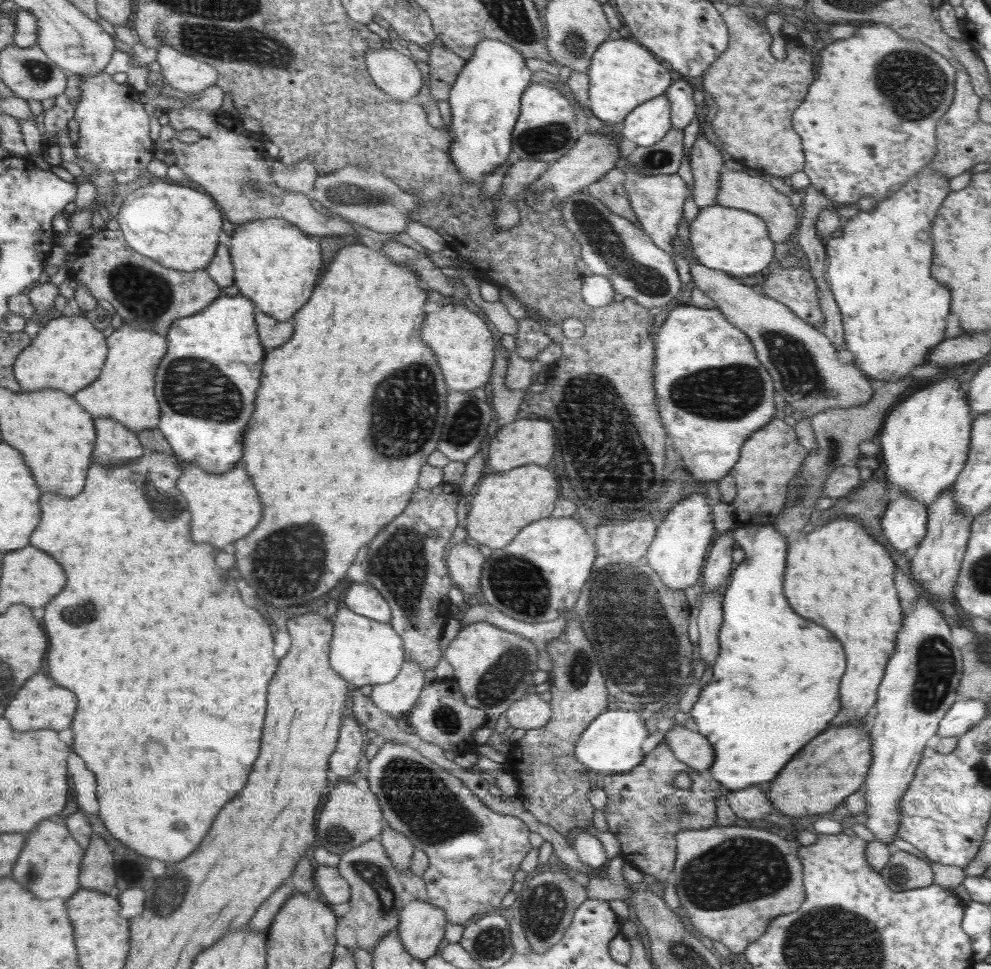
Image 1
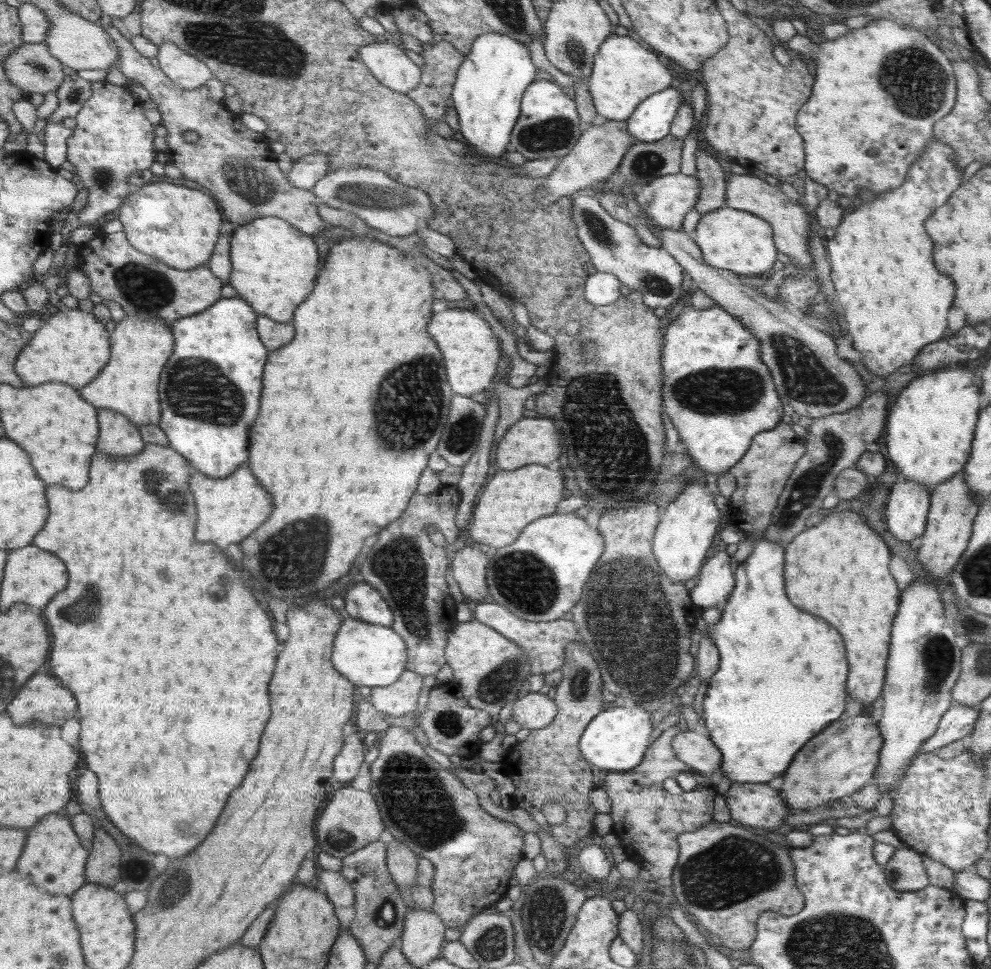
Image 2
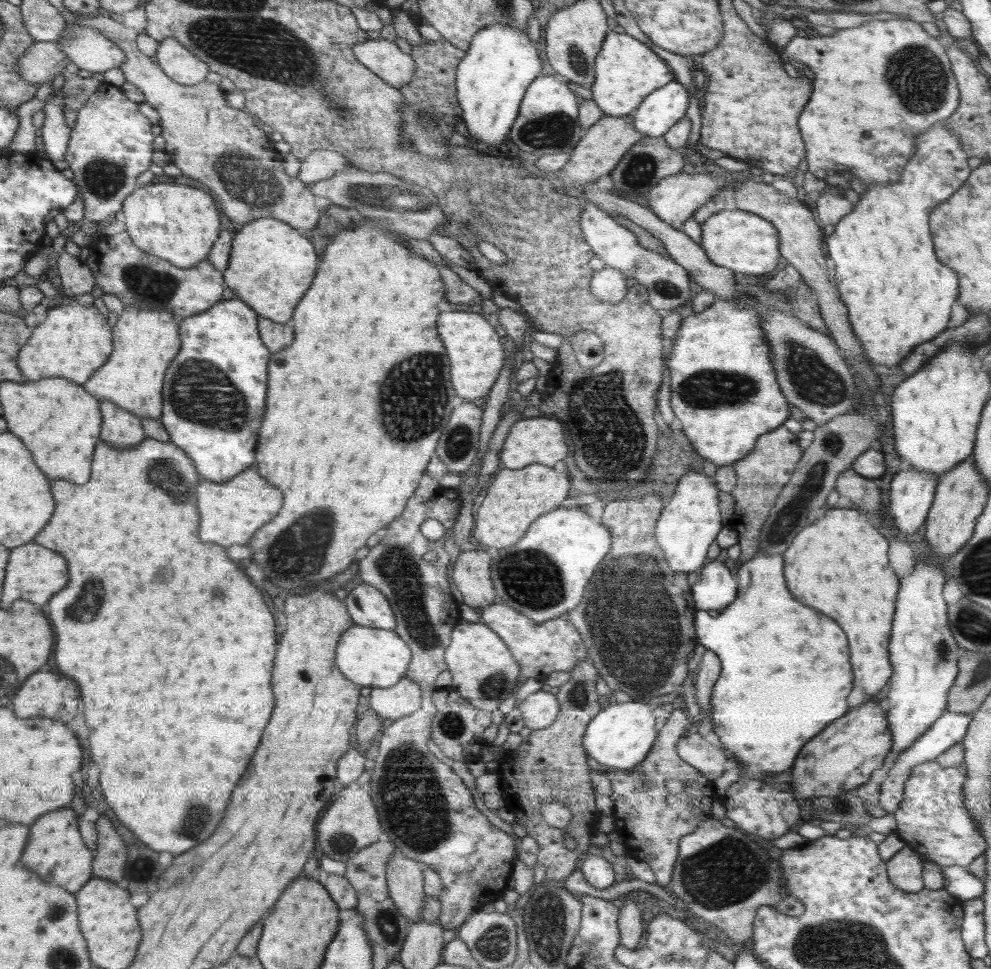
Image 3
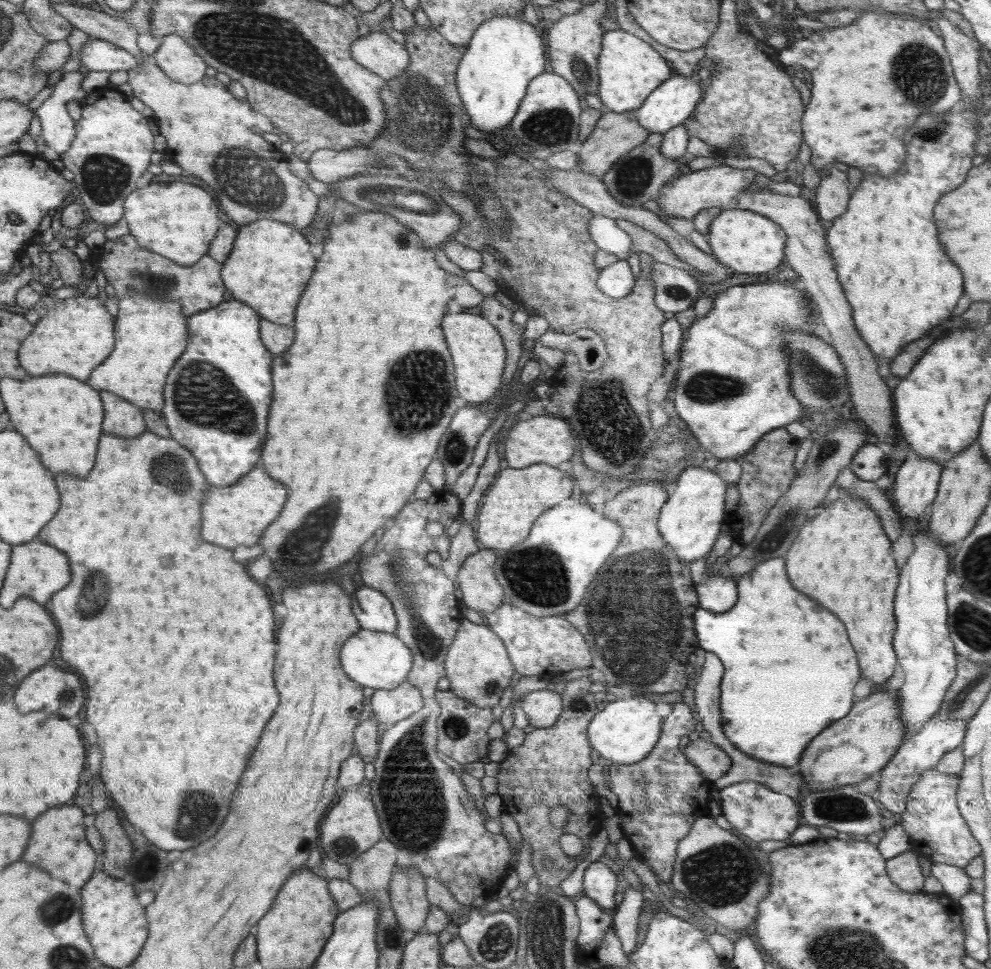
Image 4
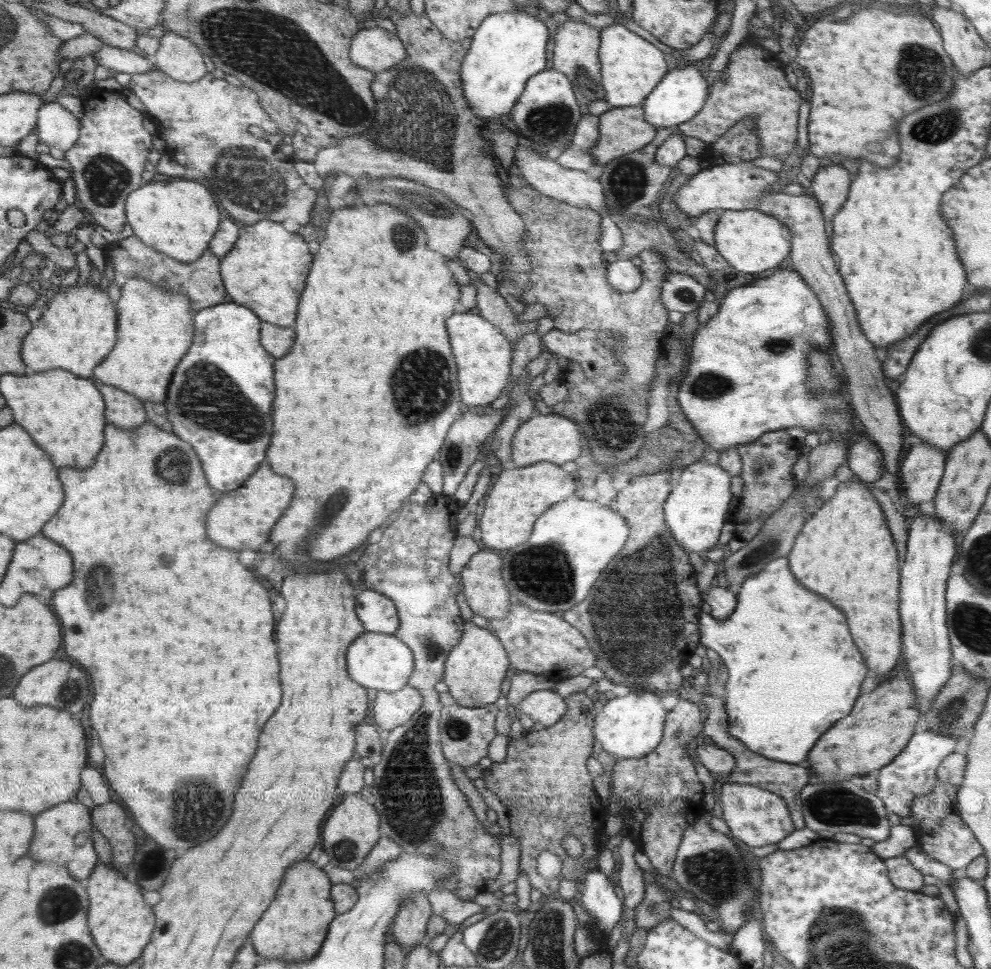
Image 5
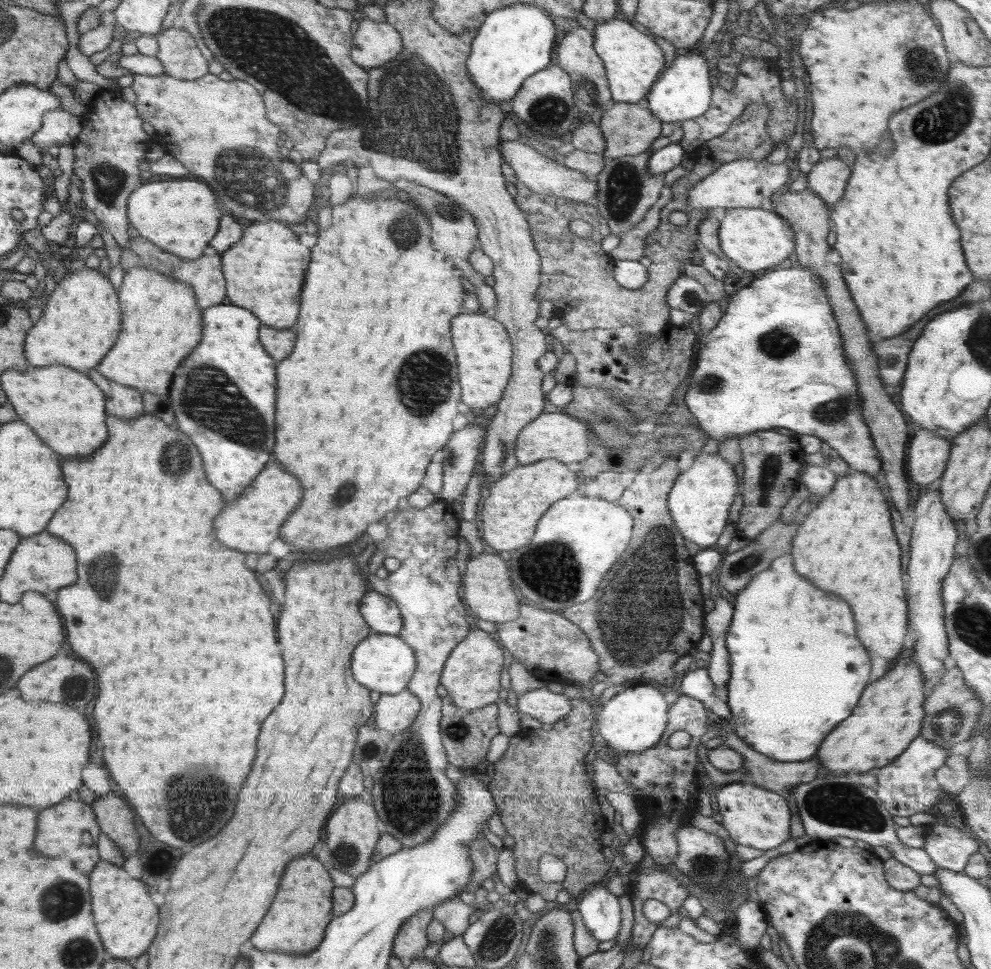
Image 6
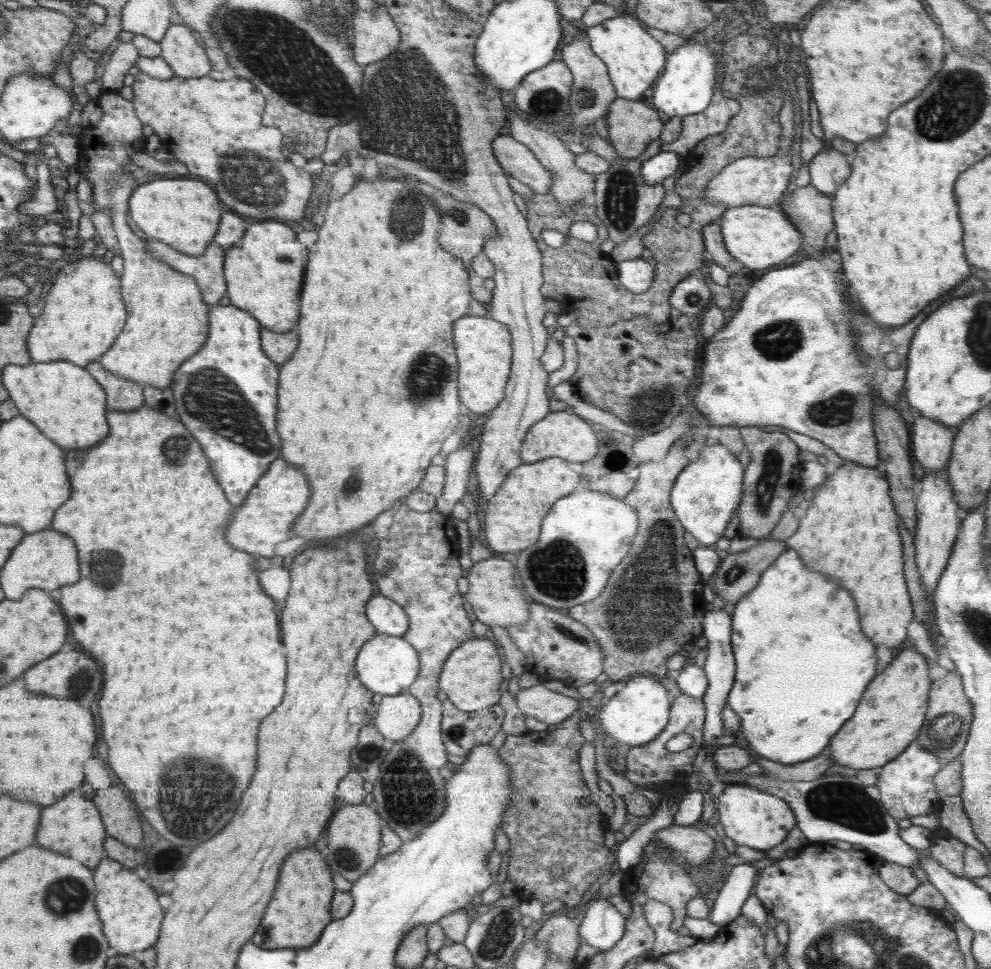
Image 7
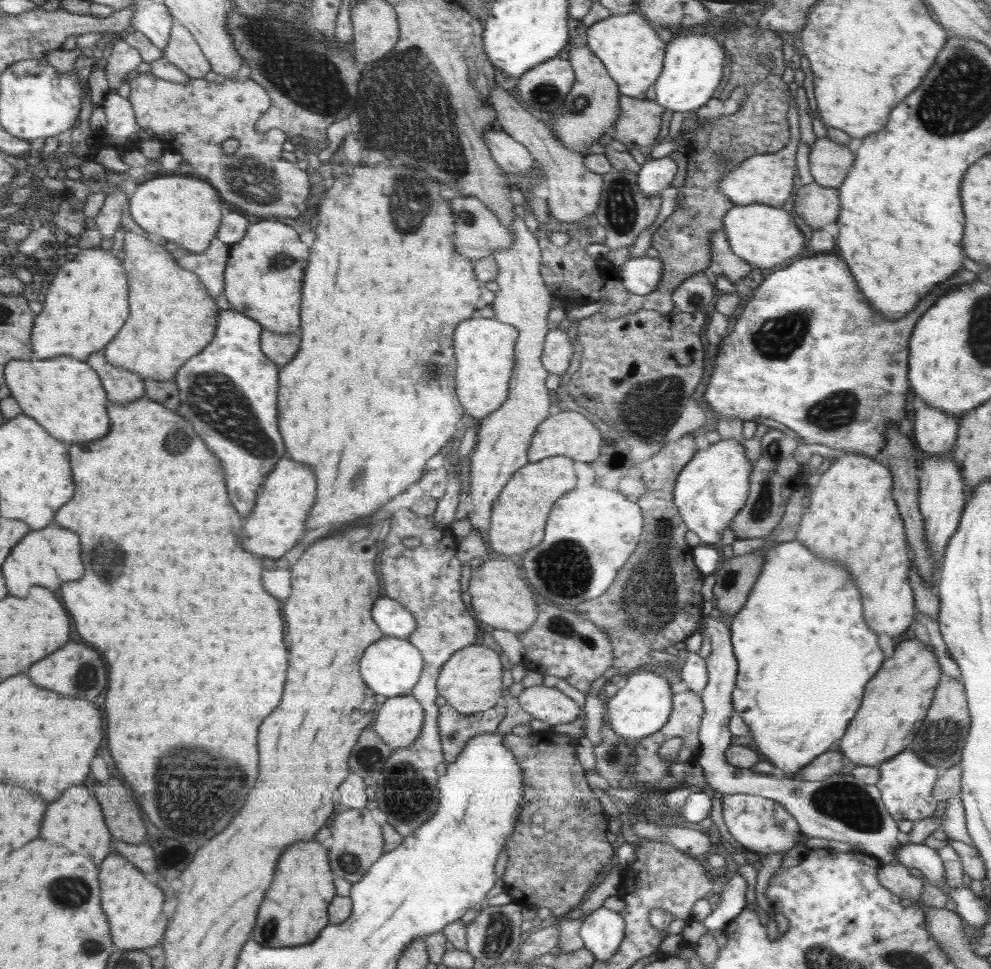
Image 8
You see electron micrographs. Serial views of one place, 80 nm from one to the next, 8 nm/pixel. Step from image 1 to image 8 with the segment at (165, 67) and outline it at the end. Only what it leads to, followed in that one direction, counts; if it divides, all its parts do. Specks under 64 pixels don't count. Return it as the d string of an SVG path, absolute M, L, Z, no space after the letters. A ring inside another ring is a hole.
M174 22L163 56L192 79L203 78L211 71L211 63L203 55L199 43L184 26Z

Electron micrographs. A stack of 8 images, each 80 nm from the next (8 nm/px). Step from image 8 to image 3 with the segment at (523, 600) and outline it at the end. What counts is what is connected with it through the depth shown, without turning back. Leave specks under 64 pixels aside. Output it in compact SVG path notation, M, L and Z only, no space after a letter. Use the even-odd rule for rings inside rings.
M485 547L460 551L453 569L453 583L463 604L484 609L495 604L496 591L491 580L492 558Z

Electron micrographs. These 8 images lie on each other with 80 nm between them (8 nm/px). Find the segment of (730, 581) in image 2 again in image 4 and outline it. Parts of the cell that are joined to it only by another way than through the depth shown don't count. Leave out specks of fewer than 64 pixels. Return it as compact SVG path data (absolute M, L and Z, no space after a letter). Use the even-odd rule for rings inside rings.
M708 572L706 582L695 586L699 607L712 613L726 613L737 602L737 582L722 573Z

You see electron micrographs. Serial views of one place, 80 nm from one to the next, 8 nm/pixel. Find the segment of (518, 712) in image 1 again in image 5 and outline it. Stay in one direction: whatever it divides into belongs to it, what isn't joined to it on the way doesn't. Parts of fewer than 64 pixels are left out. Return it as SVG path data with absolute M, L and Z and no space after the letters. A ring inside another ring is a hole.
M537 690L528 694L520 702L520 711L535 723L552 726L564 718L566 713L565 698L558 696L555 691Z

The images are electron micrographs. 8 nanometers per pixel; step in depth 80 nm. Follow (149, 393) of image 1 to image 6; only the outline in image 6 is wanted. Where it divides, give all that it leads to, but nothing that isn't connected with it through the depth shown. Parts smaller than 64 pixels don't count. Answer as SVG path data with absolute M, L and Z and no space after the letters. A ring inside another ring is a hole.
M138 265L127 270L119 295L120 304L124 304L124 336L119 336L120 344L111 348L112 352L107 352L107 356L96 367L96 372L104 378L138 389L142 394L168 395L174 370L202 339L204 310L197 304L195 290L191 284L167 277L156 269Z

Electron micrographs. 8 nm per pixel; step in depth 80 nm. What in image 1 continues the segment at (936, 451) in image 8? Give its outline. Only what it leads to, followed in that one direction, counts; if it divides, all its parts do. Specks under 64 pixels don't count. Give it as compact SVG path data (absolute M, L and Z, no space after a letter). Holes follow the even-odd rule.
M897 493L881 520L883 533L898 552L918 546L927 531L927 508L916 499Z

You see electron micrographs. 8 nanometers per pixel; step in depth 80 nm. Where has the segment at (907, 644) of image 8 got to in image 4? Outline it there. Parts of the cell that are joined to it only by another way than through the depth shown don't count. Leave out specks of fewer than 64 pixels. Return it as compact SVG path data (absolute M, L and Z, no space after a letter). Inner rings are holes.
M894 684L886 691L878 690L870 693L864 700L853 704L848 716L844 716L840 720L836 720L824 732L820 732L820 736L816 736L812 740L812 744L808 744L808 748L804 750L802 758L799 760L799 772L808 784L811 791L821 791L835 789L836 787L846 786L854 783L861 783L871 774L881 771L897 750L905 741L905 728L900 718L900 700L898 695L894 695Z

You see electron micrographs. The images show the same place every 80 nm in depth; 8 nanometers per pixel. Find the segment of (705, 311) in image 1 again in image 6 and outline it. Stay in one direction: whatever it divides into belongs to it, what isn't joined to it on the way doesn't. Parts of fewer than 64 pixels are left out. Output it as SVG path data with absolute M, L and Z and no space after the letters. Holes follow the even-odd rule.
M796 266L791 268L782 268L768 270L762 278L754 280L750 286L738 290L734 295L730 295L723 305L724 313L717 324L708 334L702 334L701 341L698 343L698 359L692 376L688 378L688 391L682 400L682 404L688 412L695 416L699 422L700 428L707 434L708 438L723 441L725 438L735 436L738 438L742 434L752 433L759 430L768 430L775 428L788 428L796 434L809 434L819 438L826 448L831 448L837 452L842 460L845 460L849 467L854 471L868 473L872 478L882 468L881 459L875 449L874 441L867 424L864 422L861 396L857 387L856 375L850 366L848 366L843 351L843 340L838 332L838 321L834 316L831 304L828 300L825 284L823 280L809 268Z

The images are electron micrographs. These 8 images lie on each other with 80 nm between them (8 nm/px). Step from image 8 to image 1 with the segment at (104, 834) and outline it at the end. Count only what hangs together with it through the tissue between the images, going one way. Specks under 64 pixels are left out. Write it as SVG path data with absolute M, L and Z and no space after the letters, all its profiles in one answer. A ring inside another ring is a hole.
M65 818L48 820L48 824L40 824L36 832L28 834L28 848L24 848L24 856L20 856L20 864L16 864L16 872L12 872L12 878L24 884L28 892L36 892L36 896L44 900L54 896L71 898L81 885L78 884L78 874L82 874L84 850L78 843L71 835Z

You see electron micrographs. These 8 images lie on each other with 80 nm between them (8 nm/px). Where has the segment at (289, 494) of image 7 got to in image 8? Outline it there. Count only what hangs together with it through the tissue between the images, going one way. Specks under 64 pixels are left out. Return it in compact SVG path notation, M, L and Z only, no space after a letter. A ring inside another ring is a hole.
M288 458L279 460L258 491L255 508L245 516L244 548L256 552L268 561L284 556L304 536L304 524L318 495L316 478L310 466L292 462Z

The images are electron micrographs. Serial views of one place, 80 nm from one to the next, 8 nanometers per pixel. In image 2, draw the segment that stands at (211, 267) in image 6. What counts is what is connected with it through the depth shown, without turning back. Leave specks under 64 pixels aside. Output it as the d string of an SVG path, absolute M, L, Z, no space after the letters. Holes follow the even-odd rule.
M99 231L93 240L77 245L77 248L77 266L90 279L91 292L102 299L118 302L126 315L143 319L160 317L167 325L172 325L206 311L222 298L223 281L211 269L204 265L190 270L172 268L134 248L124 232L105 234Z

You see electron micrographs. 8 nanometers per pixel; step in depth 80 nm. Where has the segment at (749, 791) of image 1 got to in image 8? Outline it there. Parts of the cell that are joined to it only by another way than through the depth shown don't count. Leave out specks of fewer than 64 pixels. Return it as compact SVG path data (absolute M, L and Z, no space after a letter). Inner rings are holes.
M726 794L722 798L722 814L728 832L745 849L754 854L786 855L796 847L797 838L802 834L797 820L777 801L772 798L752 794Z

